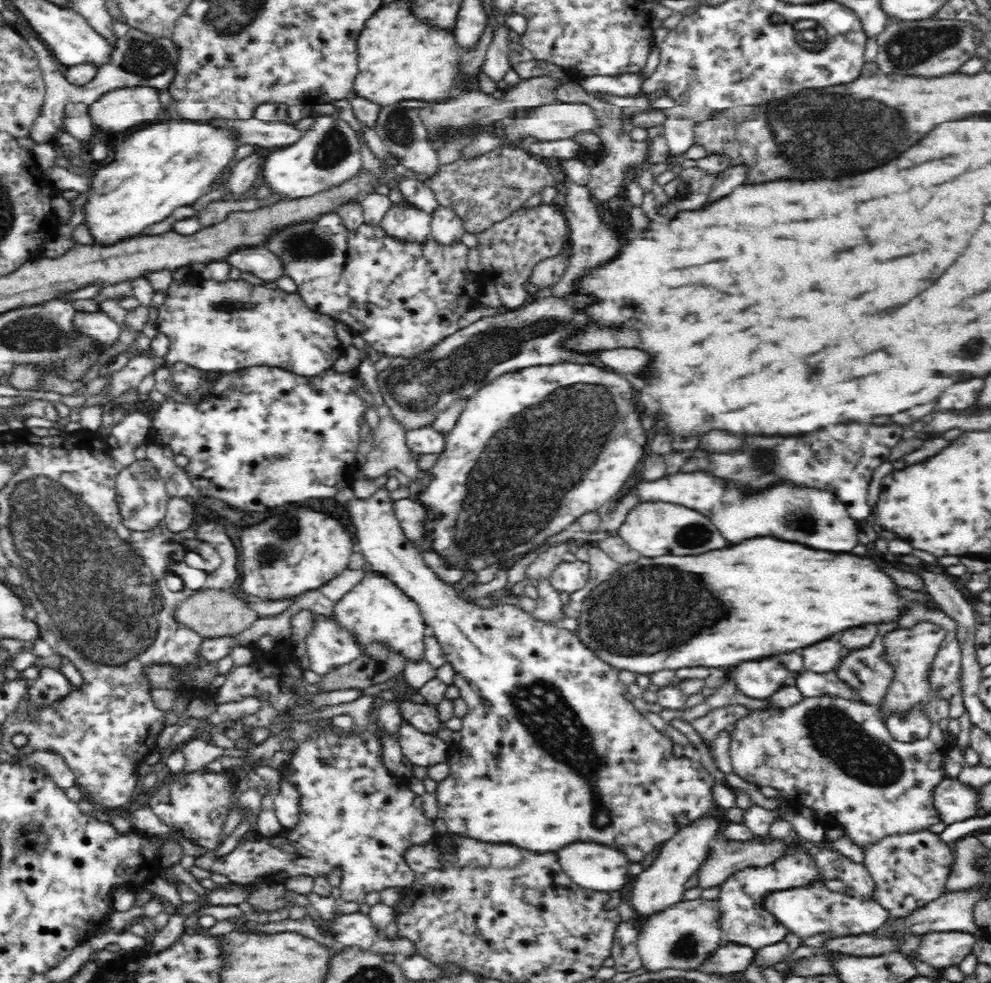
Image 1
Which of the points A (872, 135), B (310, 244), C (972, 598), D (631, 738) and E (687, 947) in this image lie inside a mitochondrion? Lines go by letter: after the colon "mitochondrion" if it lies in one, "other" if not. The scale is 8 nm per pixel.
A: mitochondrion
B: mitochondrion
C: other
D: other
E: mitochondrion

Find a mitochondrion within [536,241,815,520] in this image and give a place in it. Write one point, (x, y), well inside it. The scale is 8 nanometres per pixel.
(762, 461)

